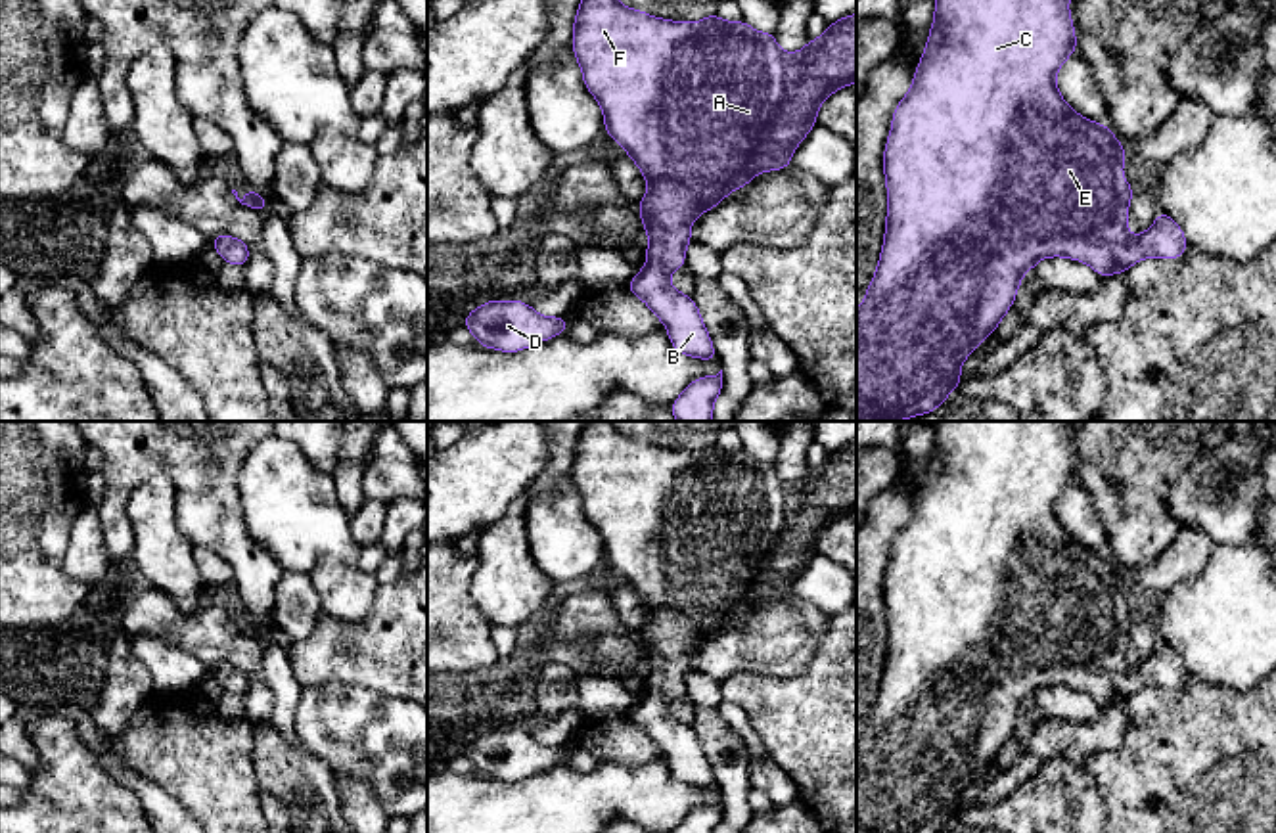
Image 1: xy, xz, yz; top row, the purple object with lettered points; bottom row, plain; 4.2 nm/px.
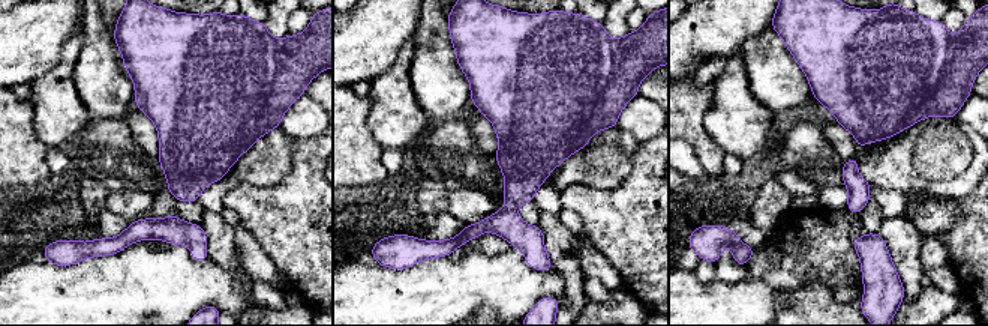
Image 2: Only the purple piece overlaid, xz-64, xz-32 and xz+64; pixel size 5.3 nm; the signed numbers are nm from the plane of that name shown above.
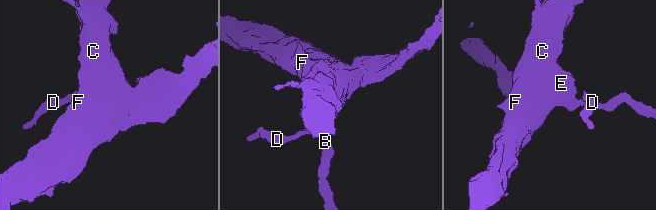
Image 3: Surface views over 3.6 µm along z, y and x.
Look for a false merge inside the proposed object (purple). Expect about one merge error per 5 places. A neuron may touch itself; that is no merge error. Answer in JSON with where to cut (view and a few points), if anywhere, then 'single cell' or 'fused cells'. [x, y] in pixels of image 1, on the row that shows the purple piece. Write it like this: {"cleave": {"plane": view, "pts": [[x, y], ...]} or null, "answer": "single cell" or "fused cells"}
{"cleave": null, "answer": "single cell"}

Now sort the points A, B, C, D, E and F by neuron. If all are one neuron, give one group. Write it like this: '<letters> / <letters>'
A B C D E F

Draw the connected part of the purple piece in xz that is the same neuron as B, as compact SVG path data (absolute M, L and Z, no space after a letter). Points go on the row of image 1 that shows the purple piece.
M581 0L573 23L573 54L582 69L584 86L598 100L604 111L605 134L627 149L627 155L638 165L649 186L648 195L638 201L640 220L649 236L649 243L646 247L648 264L636 274L634 280L627 283L627 291L638 295L653 310L653 314L665 324L674 350L694 358L718 362L711 337L703 326L699 308L695 306L692 297L676 291L667 276L672 270L682 268L686 264L684 251L692 241L692 234L690 234L692 220L697 218L701 213L715 209L732 190L745 188L749 180L759 172L782 170L789 167L795 147L816 124L814 119L820 103L830 94L843 88L845 84L856 82L856 13L851 13L835 23L830 23L824 34L816 40L809 40L801 52L784 54L776 44L772 33L757 33L743 19L740 19L738 23L728 23L720 19L715 11L703 21L686 23L686 21L667 21L632 8L625 8L619 0Z

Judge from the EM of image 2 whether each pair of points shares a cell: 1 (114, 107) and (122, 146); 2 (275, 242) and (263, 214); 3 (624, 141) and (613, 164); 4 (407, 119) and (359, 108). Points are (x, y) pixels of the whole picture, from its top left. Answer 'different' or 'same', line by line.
1: different
2: same
3: same
4: different

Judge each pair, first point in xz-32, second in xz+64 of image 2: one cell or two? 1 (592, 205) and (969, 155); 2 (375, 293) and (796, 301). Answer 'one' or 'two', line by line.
1: two
2: two

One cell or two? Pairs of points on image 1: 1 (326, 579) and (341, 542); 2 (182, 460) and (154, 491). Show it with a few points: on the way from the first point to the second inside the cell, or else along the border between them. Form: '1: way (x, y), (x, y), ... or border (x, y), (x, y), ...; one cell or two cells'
1: border (357, 563), (322, 562), (309, 575); two cells
2: border (133, 487), (165, 475), (177, 521); two cells

